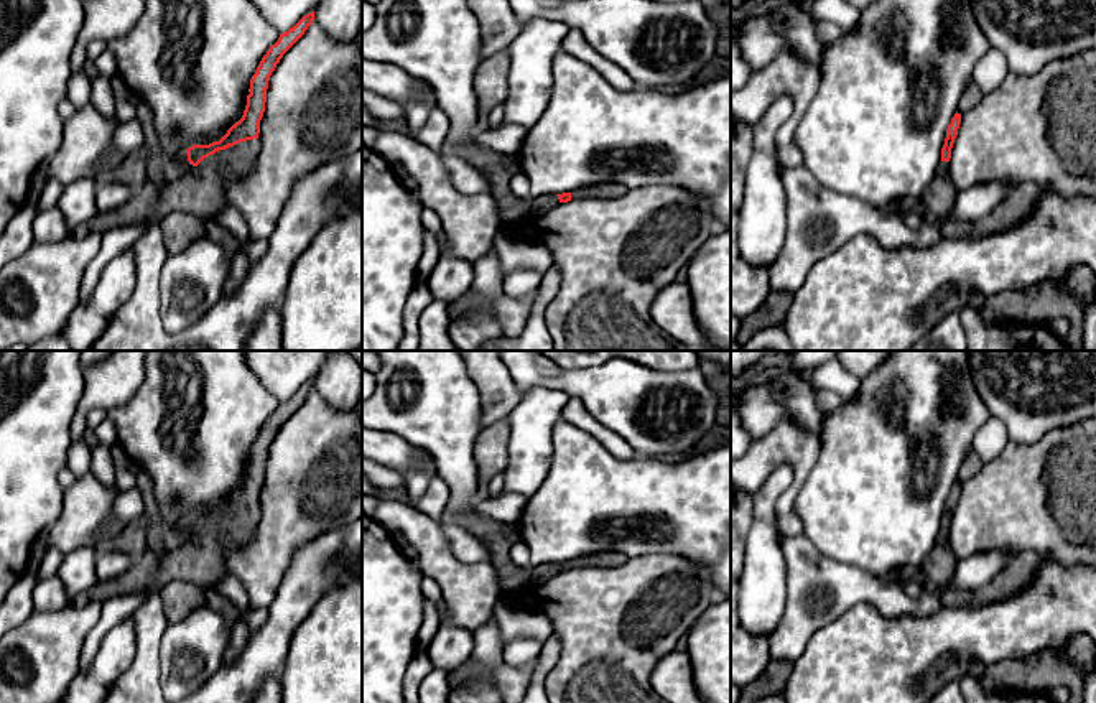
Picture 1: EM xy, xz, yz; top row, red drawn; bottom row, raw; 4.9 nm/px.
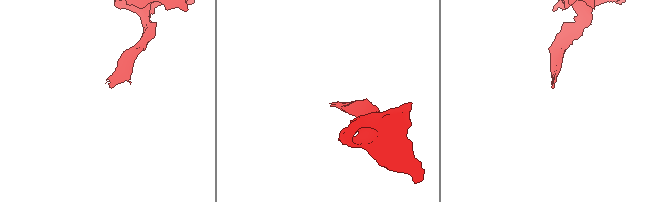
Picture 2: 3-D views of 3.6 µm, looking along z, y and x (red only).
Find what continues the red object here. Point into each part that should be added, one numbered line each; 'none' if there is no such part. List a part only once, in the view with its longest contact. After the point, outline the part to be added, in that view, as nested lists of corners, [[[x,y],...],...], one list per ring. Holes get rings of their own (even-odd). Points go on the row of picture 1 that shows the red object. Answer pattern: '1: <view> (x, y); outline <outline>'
1: xy (201, 191); outline [[[260,140],[240,142],[204,158],[197,166],[188,163],[188,150],[178,153],[178,160],[188,165],[188,173],[174,181],[165,175],[165,184],[158,188],[146,181],[135,189],[128,201],[109,212],[97,212],[76,229],[76,235],[105,232],[127,224],[156,224],[171,212],[188,212],[201,219],[214,219],[229,206],[225,188],[244,179],[255,166]]]

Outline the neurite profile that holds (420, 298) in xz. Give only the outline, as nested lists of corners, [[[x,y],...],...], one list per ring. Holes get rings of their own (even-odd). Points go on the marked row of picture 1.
[[[418,283],[403,306],[403,336],[395,351],[416,351],[420,344],[420,314],[433,301],[426,285]]]

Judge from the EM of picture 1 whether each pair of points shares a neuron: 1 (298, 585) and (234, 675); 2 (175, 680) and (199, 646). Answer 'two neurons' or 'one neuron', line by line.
1: one neuron
2: one neuron

